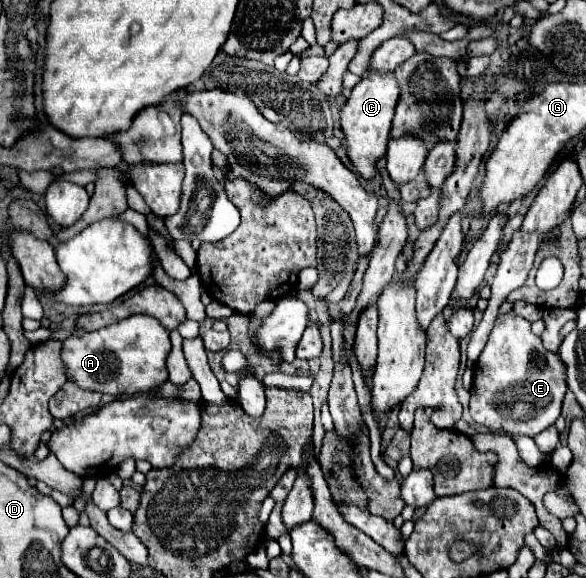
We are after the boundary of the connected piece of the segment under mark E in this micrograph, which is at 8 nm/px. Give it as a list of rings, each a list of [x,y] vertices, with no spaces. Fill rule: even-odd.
[[[510,311],[498,317],[498,323],[494,325],[494,333],[490,335],[486,347],[482,349],[482,355],[478,363],[474,365],[474,383],[470,389],[470,415],[476,425],[486,427],[488,431],[504,431],[504,433],[520,433],[534,437],[540,431],[554,425],[554,421],[560,417],[560,407],[564,393],[568,391],[566,385],[566,365],[560,359],[558,353],[552,353],[544,349],[542,339],[530,331],[530,321],[520,317],[518,313]],[[516,403],[522,403],[524,417],[514,417],[512,409]]]

